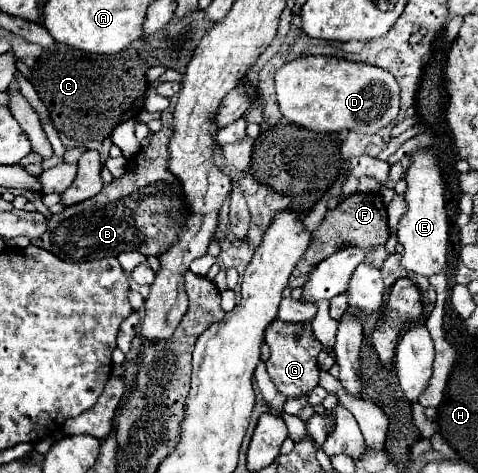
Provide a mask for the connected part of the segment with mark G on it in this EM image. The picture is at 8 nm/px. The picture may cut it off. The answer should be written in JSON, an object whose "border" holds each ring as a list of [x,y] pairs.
{"border":[[[275,319],[265,333],[265,343],[269,345],[269,359],[265,363],[269,377],[273,379],[277,391],[285,397],[307,395],[319,383],[319,365],[317,355],[321,353],[321,343],[315,339],[311,323],[285,323]]]}

